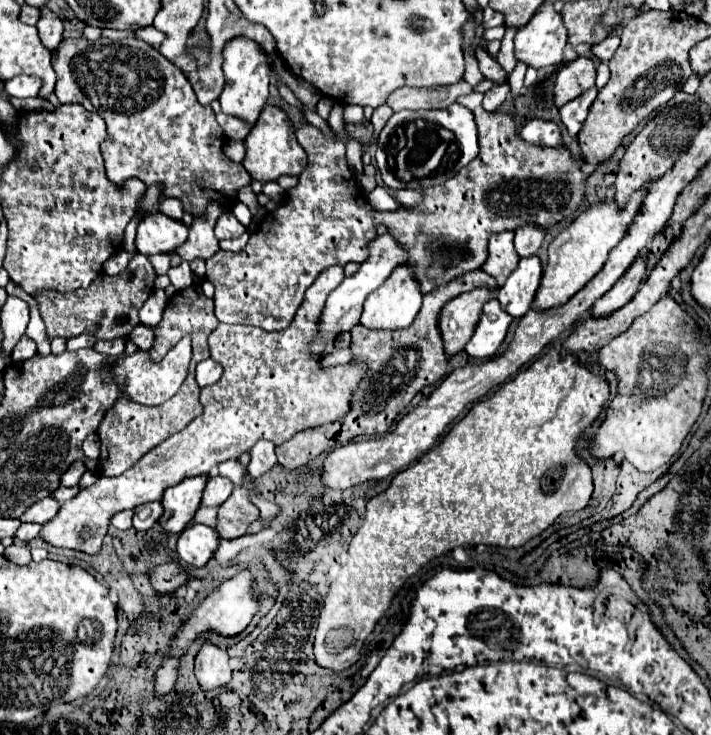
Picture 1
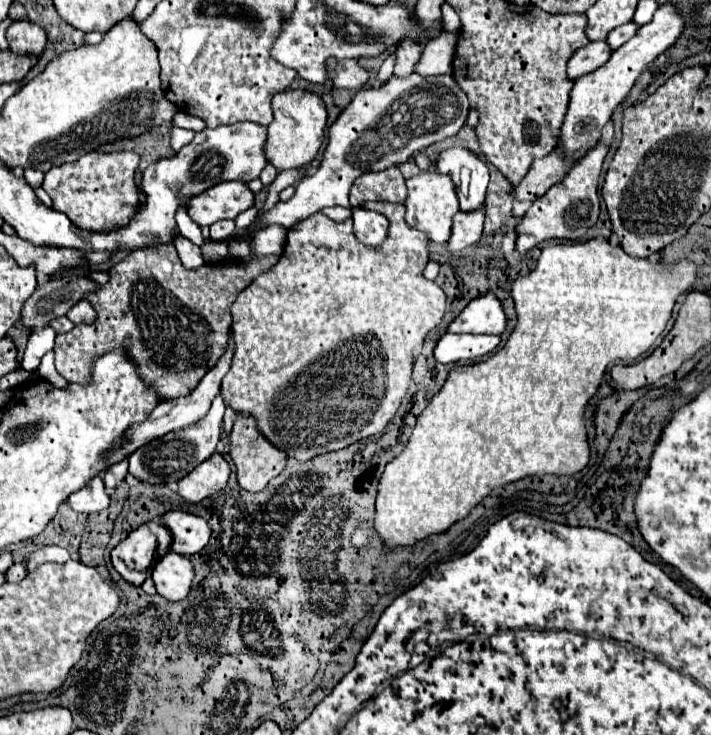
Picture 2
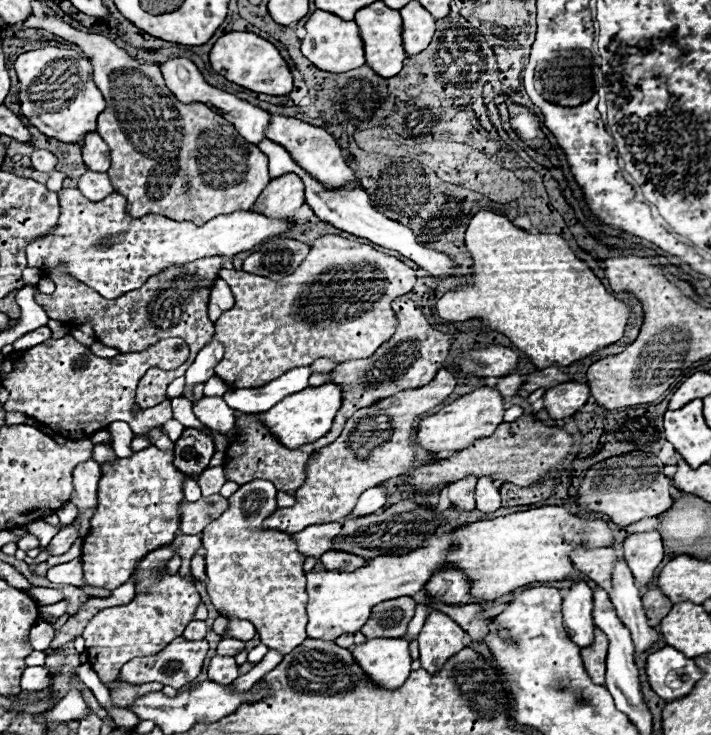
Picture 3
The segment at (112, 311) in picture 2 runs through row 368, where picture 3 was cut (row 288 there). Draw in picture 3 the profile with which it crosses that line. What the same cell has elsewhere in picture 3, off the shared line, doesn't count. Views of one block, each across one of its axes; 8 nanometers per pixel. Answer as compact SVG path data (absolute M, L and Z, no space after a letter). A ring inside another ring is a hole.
M200 258L196 262L190 262L186 266L172 266L160 272L158 276L152 276L142 288L128 292L116 300L106 300L86 284L74 280L72 276L52 270L48 278L56 284L54 294L36 294L36 302L44 308L44 312L58 322L79 325L85 322L92 322L94 334L98 342L116 348L120 354L126 352L140 352L148 346L156 344L158 340L178 336L184 338L190 346L190 358L184 366L176 368L174 372L162 372L158 368L152 368L148 376L138 384L136 390L136 406L138 408L152 408L166 400L166 388L174 378L184 376L184 372L194 362L194 356L198 350L210 342L210 336L214 336L214 322L208 318L208 294L212 282L218 278L218 272L222 268L222 258Z

